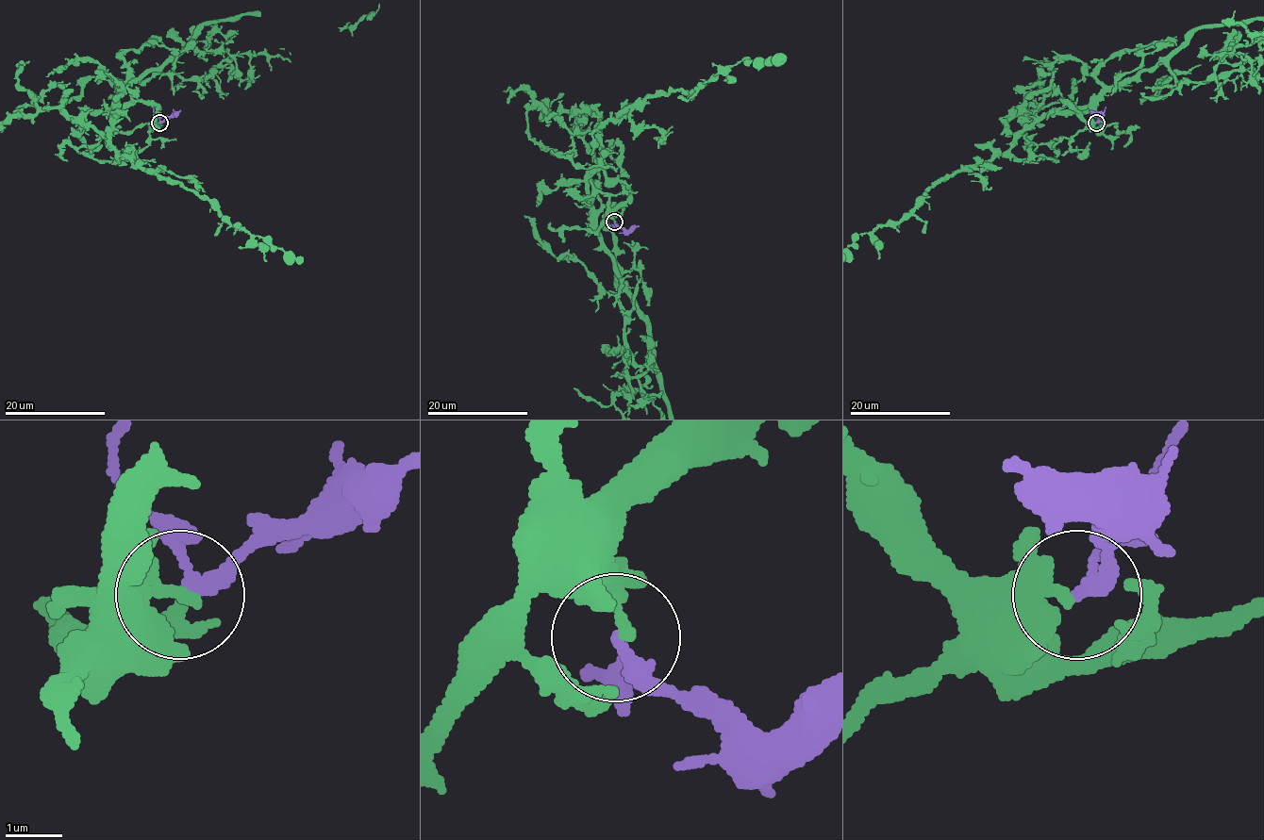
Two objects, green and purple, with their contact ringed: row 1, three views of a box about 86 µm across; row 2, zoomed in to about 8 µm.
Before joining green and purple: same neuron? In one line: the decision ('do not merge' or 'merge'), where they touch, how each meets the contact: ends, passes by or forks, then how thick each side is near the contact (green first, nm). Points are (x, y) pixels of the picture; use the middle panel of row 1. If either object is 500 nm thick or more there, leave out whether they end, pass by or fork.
do not merge | (614, 222) | green ends | purple passes by | 240/220 nm

